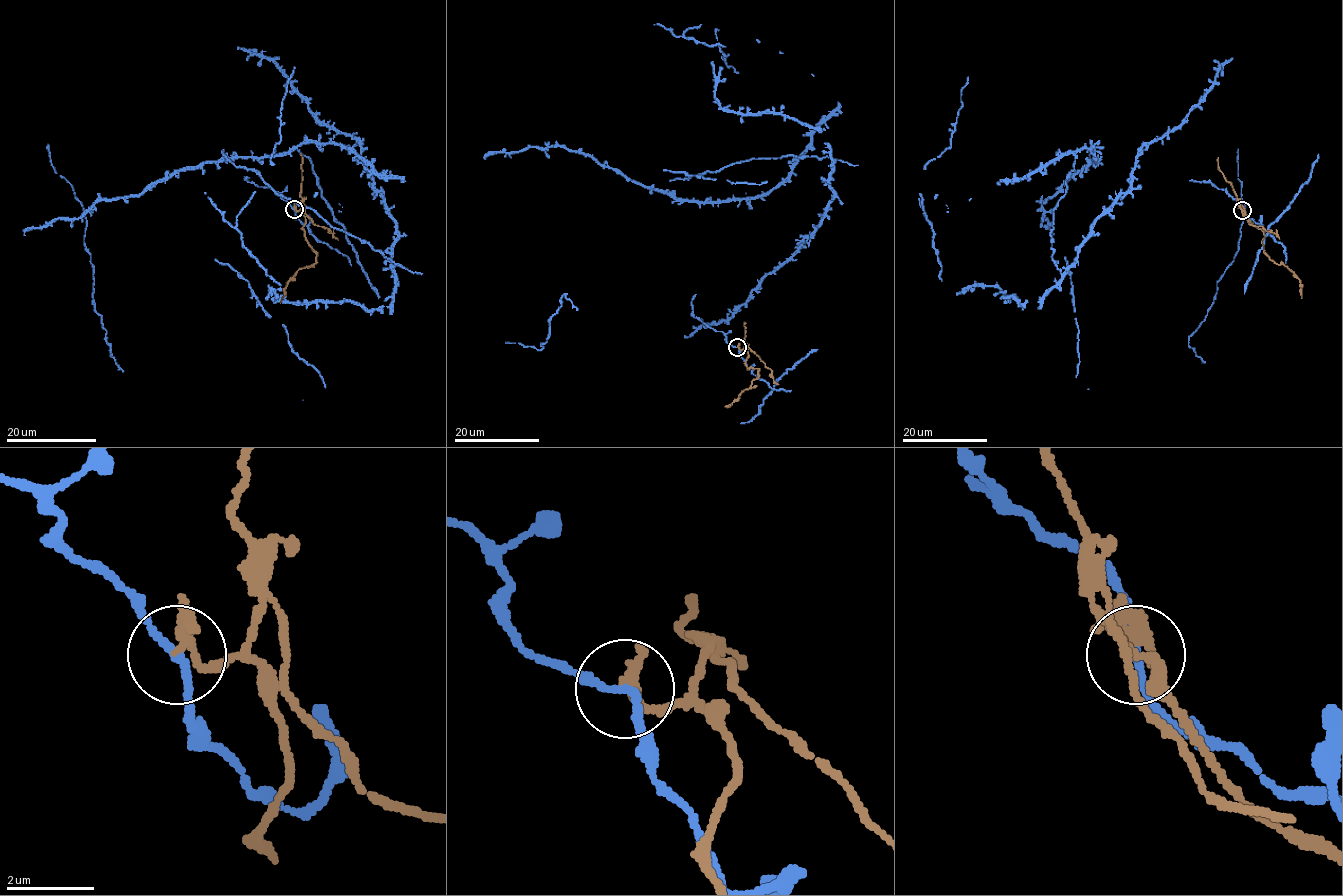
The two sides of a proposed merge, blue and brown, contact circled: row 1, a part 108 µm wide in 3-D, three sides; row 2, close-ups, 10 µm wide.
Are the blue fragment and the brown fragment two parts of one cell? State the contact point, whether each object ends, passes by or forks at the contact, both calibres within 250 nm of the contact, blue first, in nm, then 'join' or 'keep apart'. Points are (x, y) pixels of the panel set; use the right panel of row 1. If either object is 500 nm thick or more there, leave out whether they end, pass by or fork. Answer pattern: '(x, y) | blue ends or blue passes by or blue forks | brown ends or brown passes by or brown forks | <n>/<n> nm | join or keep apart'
(1242, 210) | blue passes by | brown forks | 170/180 nm | keep apart

